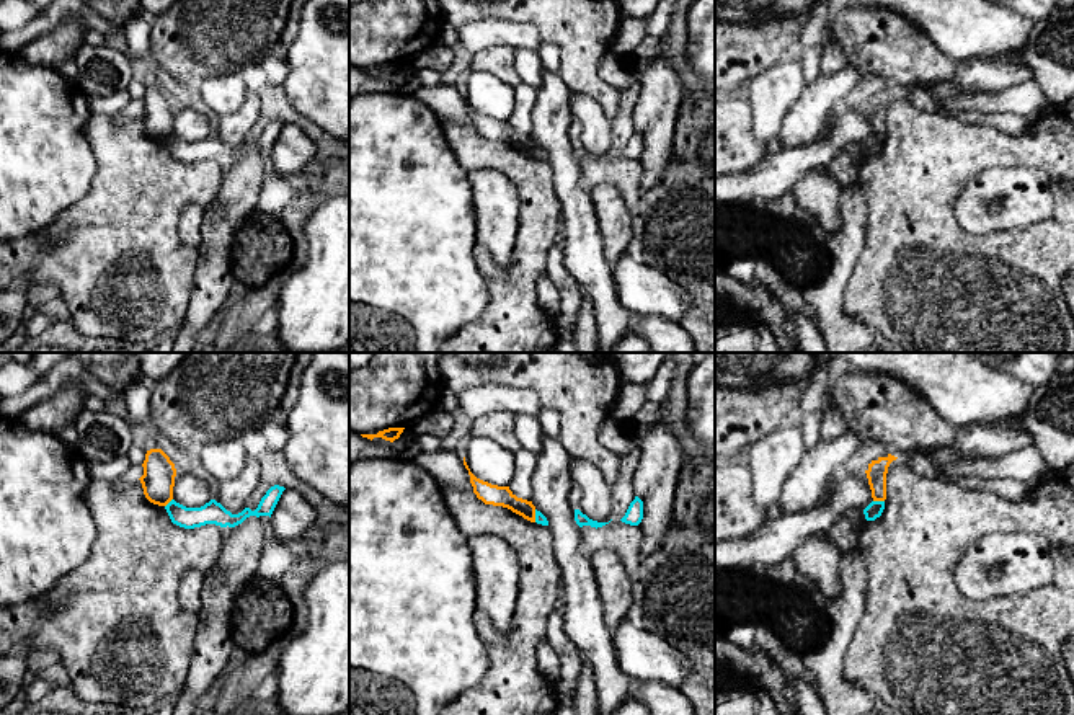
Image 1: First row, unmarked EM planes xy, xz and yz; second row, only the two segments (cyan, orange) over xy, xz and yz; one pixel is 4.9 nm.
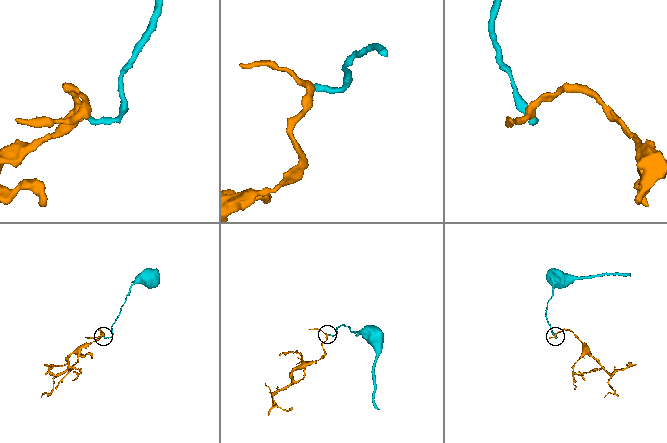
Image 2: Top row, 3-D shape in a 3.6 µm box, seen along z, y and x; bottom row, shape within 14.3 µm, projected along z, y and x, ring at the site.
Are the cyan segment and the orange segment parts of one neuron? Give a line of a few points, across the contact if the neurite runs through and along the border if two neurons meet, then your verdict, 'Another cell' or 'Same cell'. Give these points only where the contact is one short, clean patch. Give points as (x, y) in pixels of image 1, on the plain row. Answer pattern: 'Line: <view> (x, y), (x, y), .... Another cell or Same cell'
Line: yz (874, 134), (883, 136). Another cell

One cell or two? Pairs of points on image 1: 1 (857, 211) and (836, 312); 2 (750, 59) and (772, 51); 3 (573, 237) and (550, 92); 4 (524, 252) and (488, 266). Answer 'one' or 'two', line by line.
1: one
2: one
3: one
4: one

